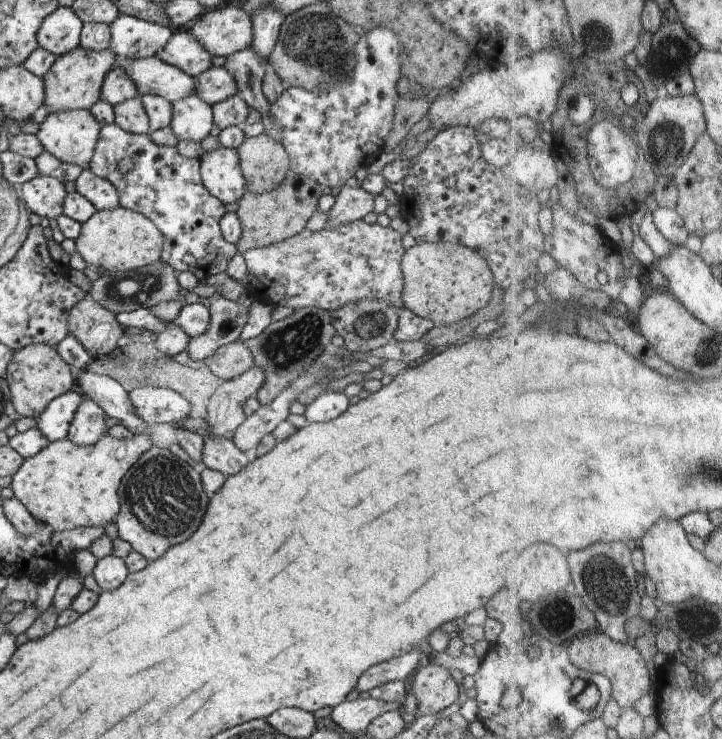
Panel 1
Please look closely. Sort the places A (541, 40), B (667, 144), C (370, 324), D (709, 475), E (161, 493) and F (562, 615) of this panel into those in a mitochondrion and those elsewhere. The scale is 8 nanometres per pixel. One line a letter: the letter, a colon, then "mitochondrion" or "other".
A: other
B: mitochondrion
C: mitochondrion
D: mitochondrion
E: mitochondrion
F: mitochondrion

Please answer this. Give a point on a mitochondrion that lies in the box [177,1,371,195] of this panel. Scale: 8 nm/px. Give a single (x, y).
(314, 39)

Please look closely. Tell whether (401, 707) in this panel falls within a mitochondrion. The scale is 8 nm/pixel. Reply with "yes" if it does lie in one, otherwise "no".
no

